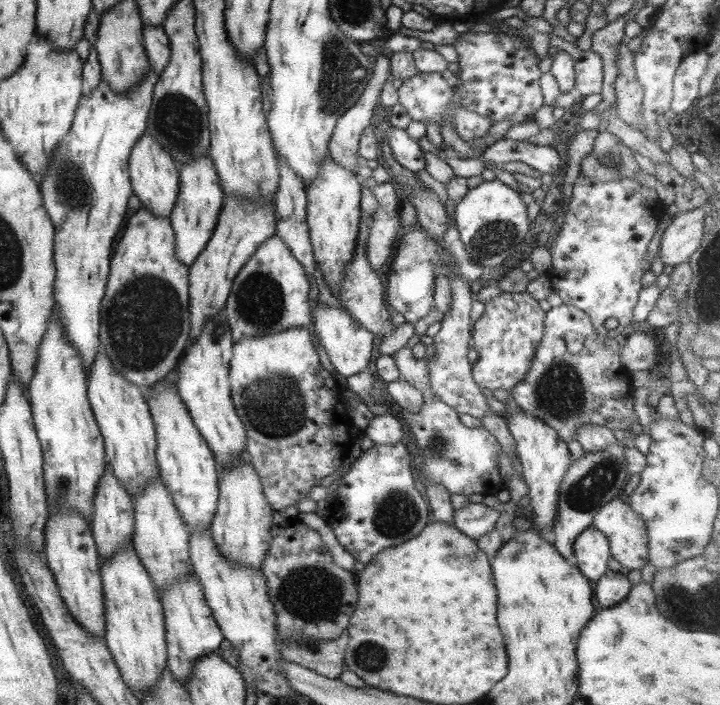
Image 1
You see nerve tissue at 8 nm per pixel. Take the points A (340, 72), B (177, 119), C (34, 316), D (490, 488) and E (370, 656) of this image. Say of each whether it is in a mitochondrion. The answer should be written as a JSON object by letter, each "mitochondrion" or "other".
{"A":"mitochondrion","B":"mitochondrion","C":"other","D":"other","E":"mitochondrion"}

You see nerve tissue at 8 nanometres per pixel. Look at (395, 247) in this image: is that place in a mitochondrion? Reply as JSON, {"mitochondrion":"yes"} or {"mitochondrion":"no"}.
{"mitochondrion":"no"}

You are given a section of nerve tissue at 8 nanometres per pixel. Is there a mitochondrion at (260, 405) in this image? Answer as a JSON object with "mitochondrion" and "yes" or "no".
{"mitochondrion":"yes"}

